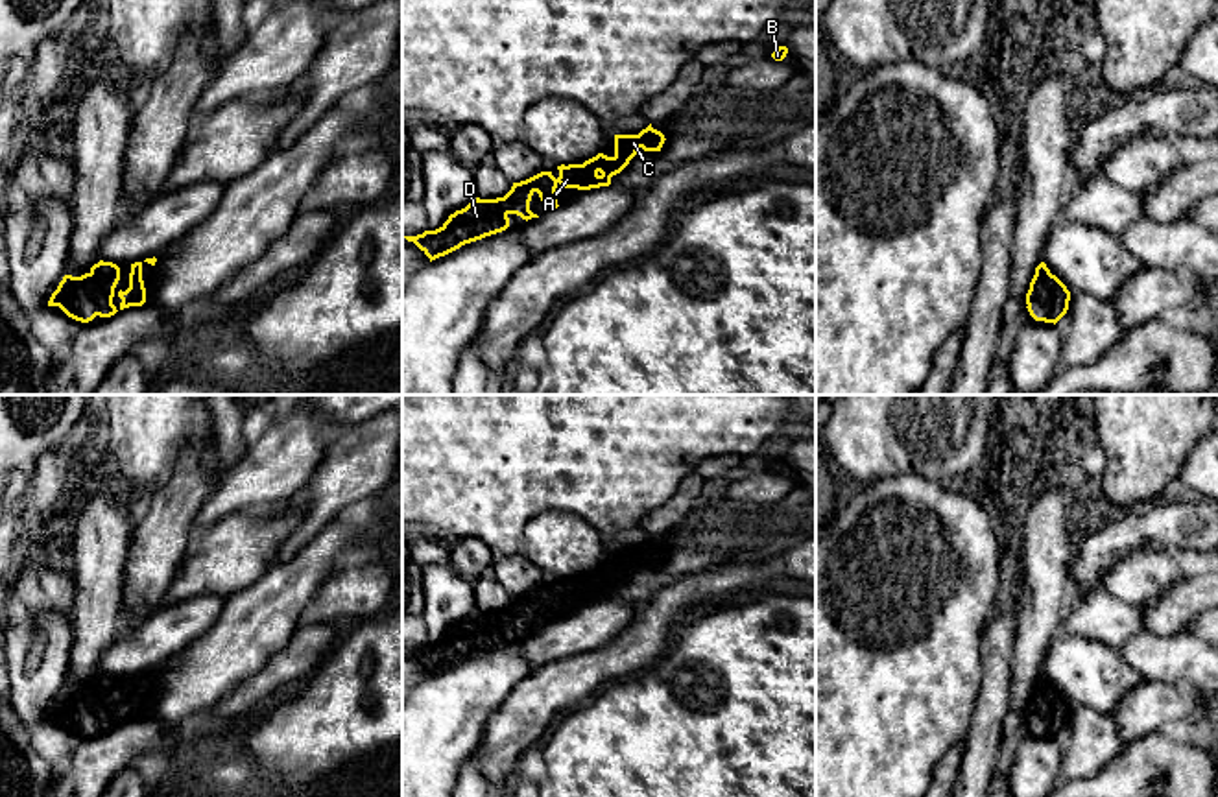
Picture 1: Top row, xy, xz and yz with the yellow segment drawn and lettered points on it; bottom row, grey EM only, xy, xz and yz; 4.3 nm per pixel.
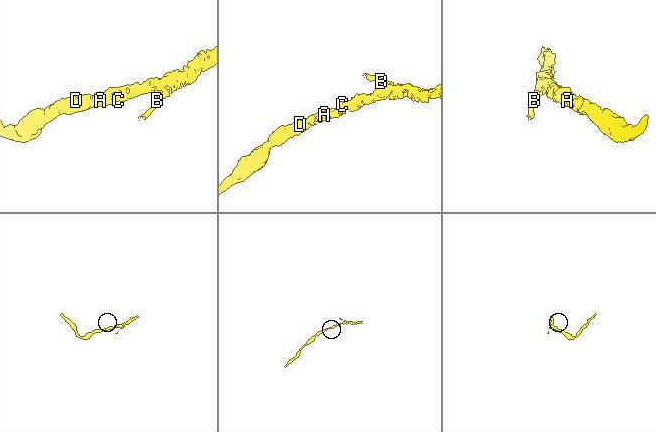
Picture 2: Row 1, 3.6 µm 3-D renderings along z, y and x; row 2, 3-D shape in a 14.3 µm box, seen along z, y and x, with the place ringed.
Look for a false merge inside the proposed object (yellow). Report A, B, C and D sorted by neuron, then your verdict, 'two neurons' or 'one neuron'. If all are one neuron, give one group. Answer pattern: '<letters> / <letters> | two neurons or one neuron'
A B C D | one neuron

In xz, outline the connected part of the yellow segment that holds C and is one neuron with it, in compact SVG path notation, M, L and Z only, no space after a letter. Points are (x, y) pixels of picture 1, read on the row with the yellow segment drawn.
M651 124L639 135L615 135L613 157L598 153L583 164L561 164L557 166L557 179L552 172L541 172L526 181L513 183L511 190L504 197L476 197L465 208L450 214L439 229L404 238L413 242L432 262L465 244L506 231L509 227L509 214L517 214L526 221L539 218L530 210L530 201L535 192L544 207L552 210L559 207L555 197L555 188L559 184L563 190L609 186L611 177L620 173L640 148L644 151L661 151L664 140L664 135L653 129Z

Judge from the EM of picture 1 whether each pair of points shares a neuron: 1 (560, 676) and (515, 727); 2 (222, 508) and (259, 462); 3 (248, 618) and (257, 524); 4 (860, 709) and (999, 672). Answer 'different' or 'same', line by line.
1: same
2: same
3: different
4: different

